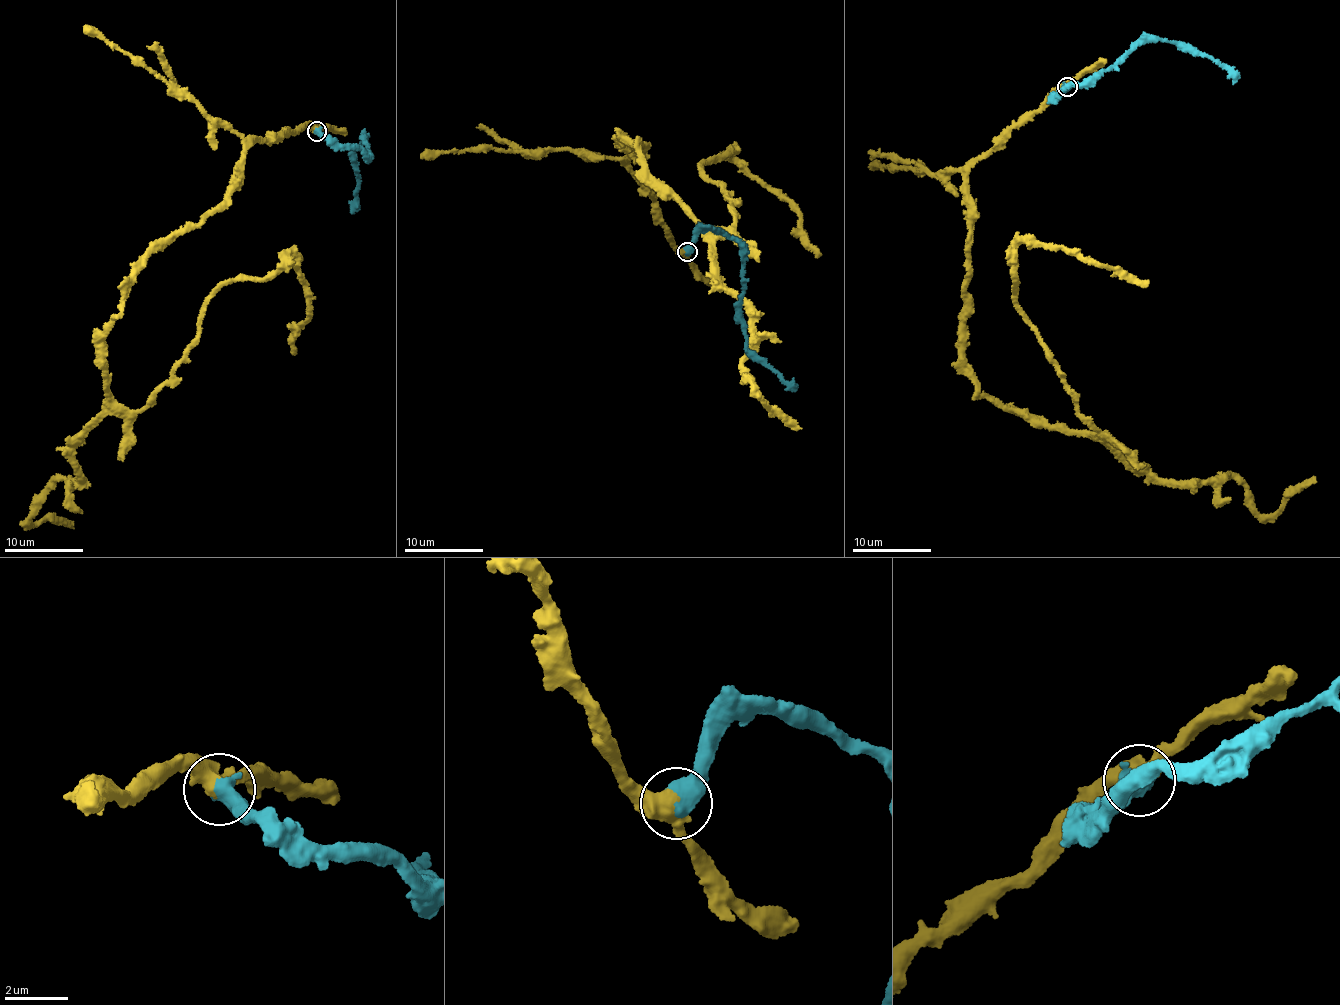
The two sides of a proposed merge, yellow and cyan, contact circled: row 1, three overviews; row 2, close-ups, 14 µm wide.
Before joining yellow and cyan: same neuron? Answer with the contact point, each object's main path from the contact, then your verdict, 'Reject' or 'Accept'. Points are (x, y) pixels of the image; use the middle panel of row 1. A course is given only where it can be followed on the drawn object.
Place: (687, 252). Course of yellow: (687, 252), (627, 137), (704, 226), (734, 223), (700, 168), (731, 152), (818, 257). Course of cyan: (687, 252), (692, 238), (709, 229), (729, 234), (737, 242), (743, 265), (740, 309), (747, 355), (796, 386). Accept

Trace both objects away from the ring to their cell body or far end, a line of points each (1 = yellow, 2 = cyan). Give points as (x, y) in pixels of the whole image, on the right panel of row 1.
1: (1068, 86), (968, 176), (964, 360), (979, 396), (1099, 432), (1020, 314), (1019, 244), (1149, 283)
2: (1068, 86), (1057, 94), (1103, 72), (1139, 44), (1158, 40), (1183, 45), (1216, 61), (1236, 81)

